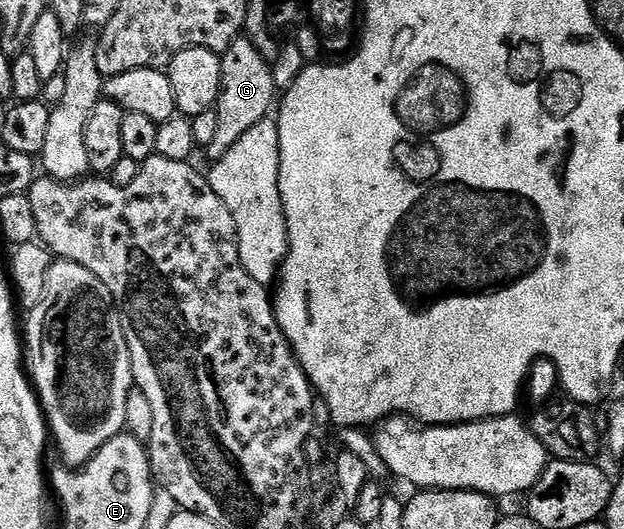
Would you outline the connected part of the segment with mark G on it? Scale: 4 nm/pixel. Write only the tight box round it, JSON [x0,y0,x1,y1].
[204,38,276,162]

